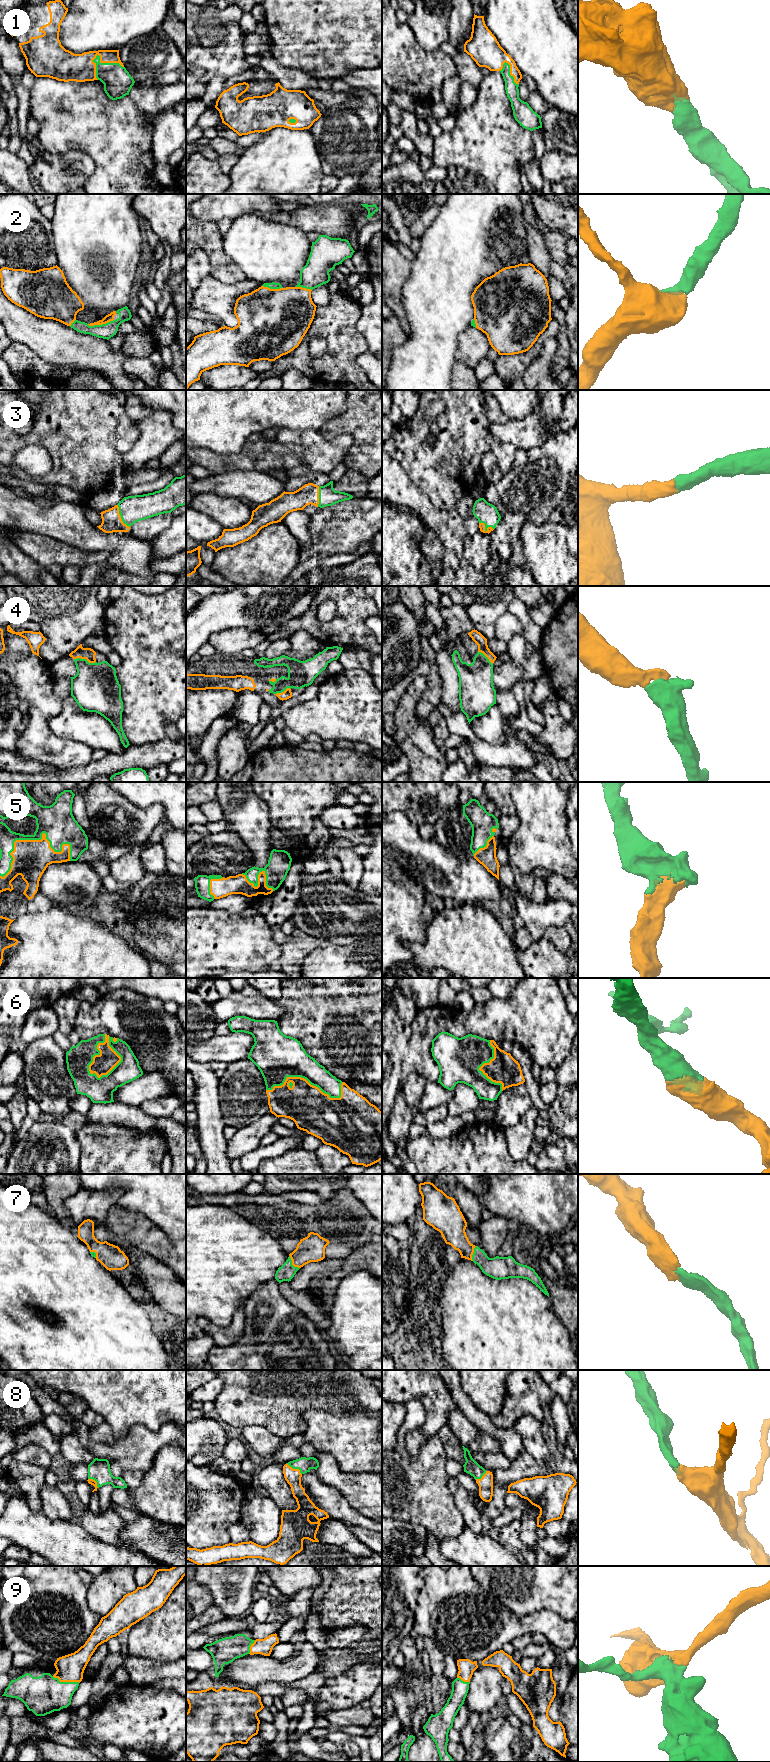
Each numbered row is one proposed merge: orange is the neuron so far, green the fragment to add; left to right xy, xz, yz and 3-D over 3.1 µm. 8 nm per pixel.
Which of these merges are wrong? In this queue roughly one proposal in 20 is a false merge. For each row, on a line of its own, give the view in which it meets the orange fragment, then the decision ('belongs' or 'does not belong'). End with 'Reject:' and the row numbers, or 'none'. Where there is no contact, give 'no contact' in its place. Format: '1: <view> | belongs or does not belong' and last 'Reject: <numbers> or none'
1: xy | belongs
2: xy | belongs
3: xy | belongs
4: xy | belongs
5: xy | belongs
6: xy | belongs
7: xz | belongs
8: xz | belongs
9: xy | belongs
Reject: none

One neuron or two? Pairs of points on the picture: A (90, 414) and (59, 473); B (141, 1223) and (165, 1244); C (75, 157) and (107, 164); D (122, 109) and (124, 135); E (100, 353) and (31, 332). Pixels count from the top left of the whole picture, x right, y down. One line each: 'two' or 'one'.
A: one
B: one
C: two
D: one
E: one

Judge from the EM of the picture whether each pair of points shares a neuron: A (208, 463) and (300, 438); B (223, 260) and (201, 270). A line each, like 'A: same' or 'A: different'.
A: different
B: different

